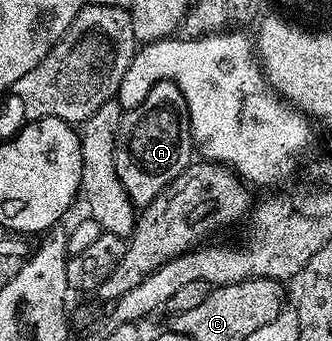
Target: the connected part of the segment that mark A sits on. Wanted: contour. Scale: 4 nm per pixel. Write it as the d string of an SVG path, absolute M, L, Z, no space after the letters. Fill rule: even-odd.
M162 82L159 86L154 86L148 96L136 108L125 111L120 124L120 132L116 140L116 176L120 176L120 184L124 184L124 192L135 204L141 208L152 204L160 192L164 192L166 186L170 186L179 178L192 164L192 157L196 147L194 139L190 133L190 113L184 92L175 82Z

